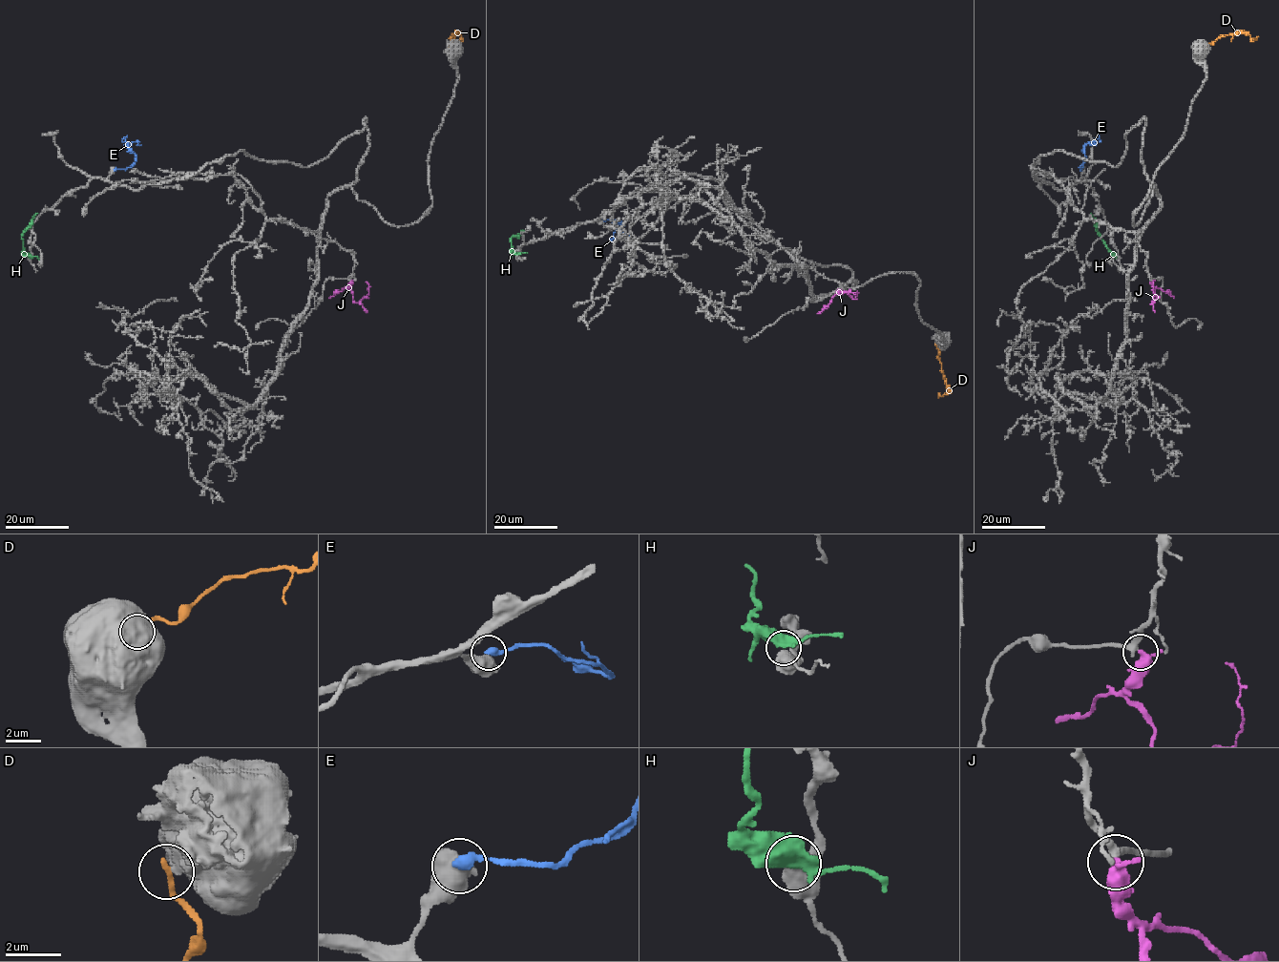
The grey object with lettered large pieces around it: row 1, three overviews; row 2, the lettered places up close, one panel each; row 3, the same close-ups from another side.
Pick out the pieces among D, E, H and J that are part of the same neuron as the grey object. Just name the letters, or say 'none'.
J

